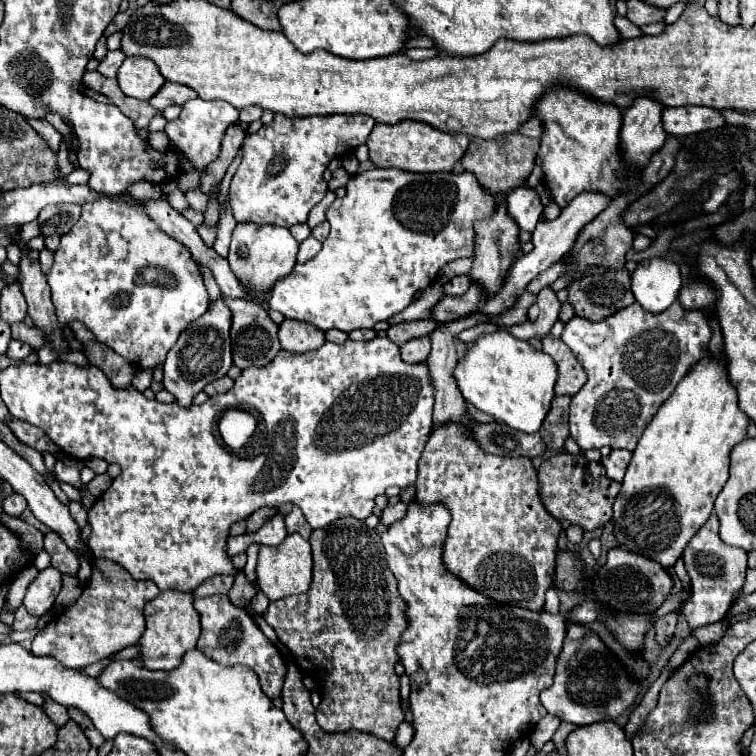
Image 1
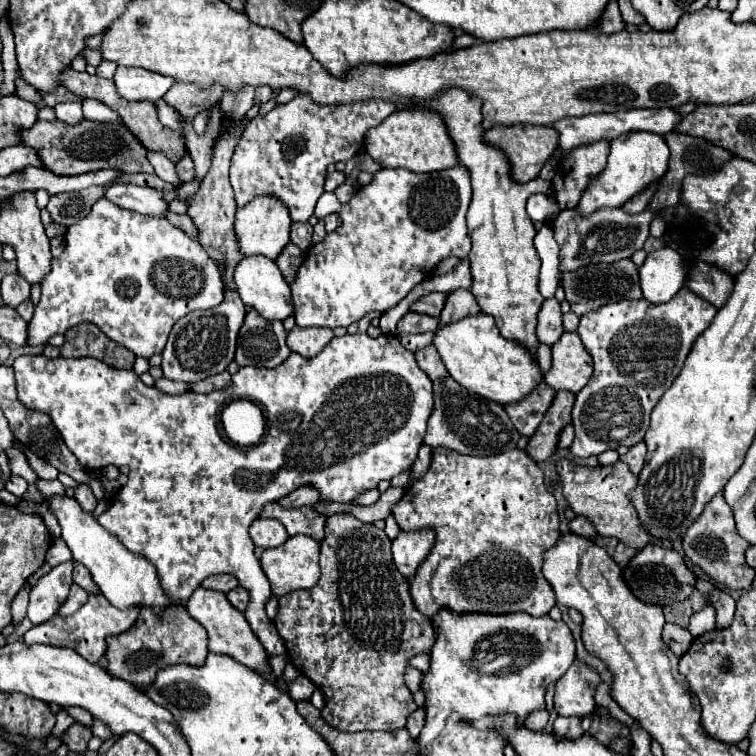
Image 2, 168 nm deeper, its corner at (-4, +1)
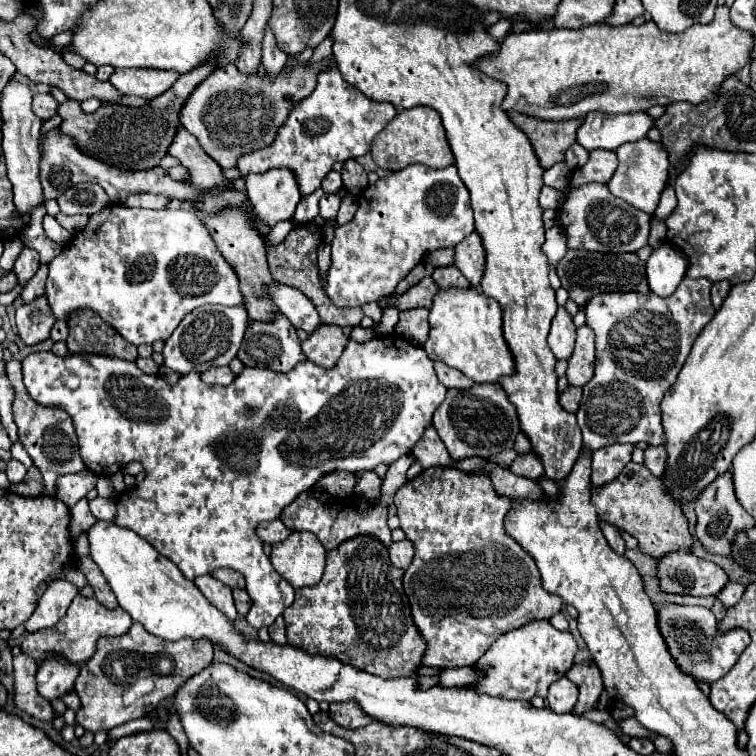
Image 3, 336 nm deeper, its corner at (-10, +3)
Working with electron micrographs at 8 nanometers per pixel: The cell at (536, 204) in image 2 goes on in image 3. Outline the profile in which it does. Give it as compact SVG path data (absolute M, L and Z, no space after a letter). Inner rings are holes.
M543 186L541 188L541 194L539 194L539 204L541 208L551 208L551 210L557 210L561 208L561 204L565 202L565 194L557 188L549 188L549 186Z

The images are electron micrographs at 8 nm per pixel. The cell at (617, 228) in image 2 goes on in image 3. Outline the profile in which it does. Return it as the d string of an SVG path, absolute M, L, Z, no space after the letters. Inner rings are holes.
M585 184L583 188L575 188L575 192L567 192L567 198L559 210L559 224L567 234L567 248L589 252L637 252L647 246L651 220L653 216L647 212L611 196L605 184Z

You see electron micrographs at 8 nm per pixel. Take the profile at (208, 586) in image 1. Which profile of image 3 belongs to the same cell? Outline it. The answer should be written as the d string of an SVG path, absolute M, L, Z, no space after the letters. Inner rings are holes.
M221 568L213 572L213 578L217 578L219 582L223 582L229 588L245 588L245 580L239 572L231 570L231 568Z

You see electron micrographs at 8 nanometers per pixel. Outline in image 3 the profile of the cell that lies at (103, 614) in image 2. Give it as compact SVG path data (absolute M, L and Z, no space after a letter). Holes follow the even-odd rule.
M81 594L75 596L71 602L67 614L53 626L45 630L37 630L29 634L23 642L21 648L27 648L27 652L47 652L47 650L59 650L67 660L73 660L77 664L85 664L91 660L91 656L97 650L97 640L101 636L123 636L131 628L133 620L123 608L107 608L99 604L95 598L85 598Z

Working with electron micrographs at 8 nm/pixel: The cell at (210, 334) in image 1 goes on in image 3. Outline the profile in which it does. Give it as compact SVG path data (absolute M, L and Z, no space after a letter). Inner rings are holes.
M201 306L189 312L173 336L165 342L163 358L165 366L177 374L189 372L205 372L211 366L229 366L229 362L237 356L239 346L243 342L245 330L249 326L249 314L245 306Z

